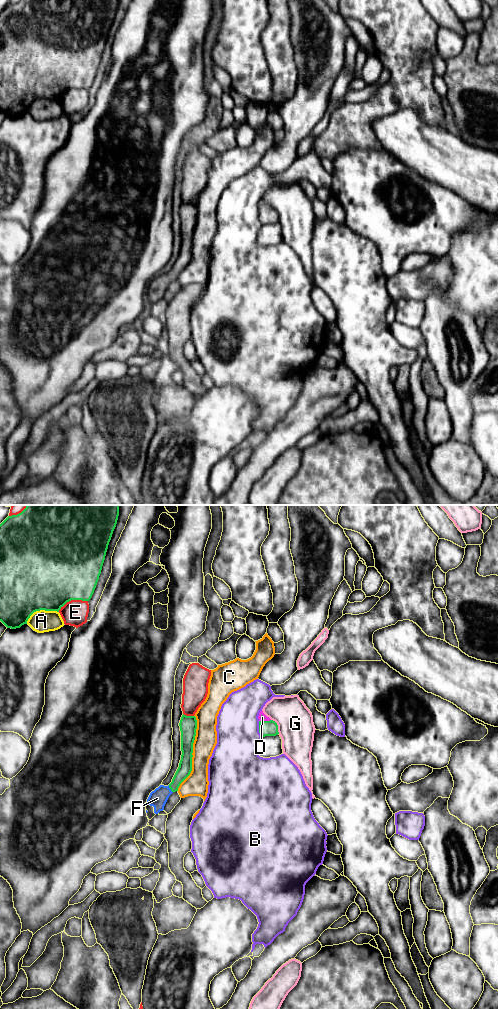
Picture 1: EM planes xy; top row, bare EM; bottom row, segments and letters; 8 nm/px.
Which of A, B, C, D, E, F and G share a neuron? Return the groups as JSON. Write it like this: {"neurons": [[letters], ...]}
{"neurons": [["A"], ["B"], ["C"], ["D", "F"], ["E"], ["G"]]}

